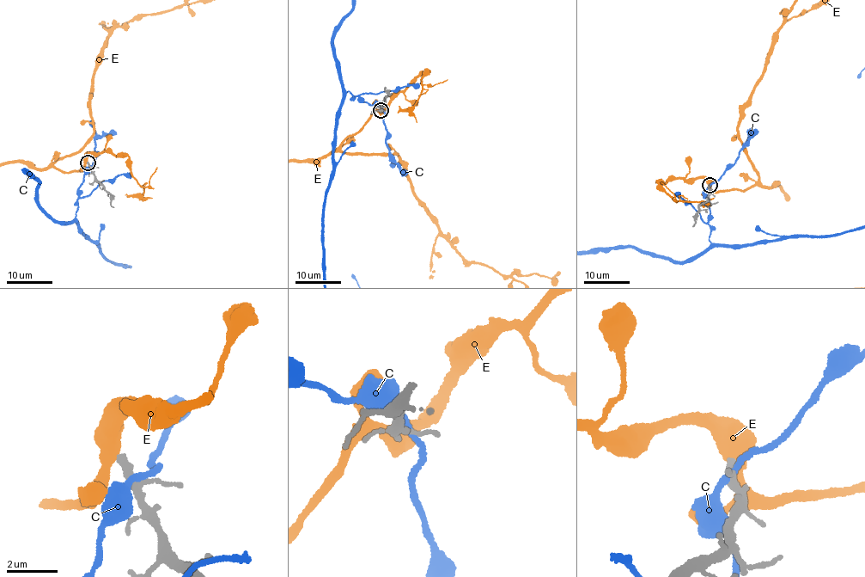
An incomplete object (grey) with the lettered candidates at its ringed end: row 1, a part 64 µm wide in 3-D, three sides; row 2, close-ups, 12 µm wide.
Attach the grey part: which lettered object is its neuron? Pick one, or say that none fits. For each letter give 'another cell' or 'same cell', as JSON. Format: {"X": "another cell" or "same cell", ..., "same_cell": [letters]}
{"C": "another cell", "E": "another cell", "same_cell": []}

